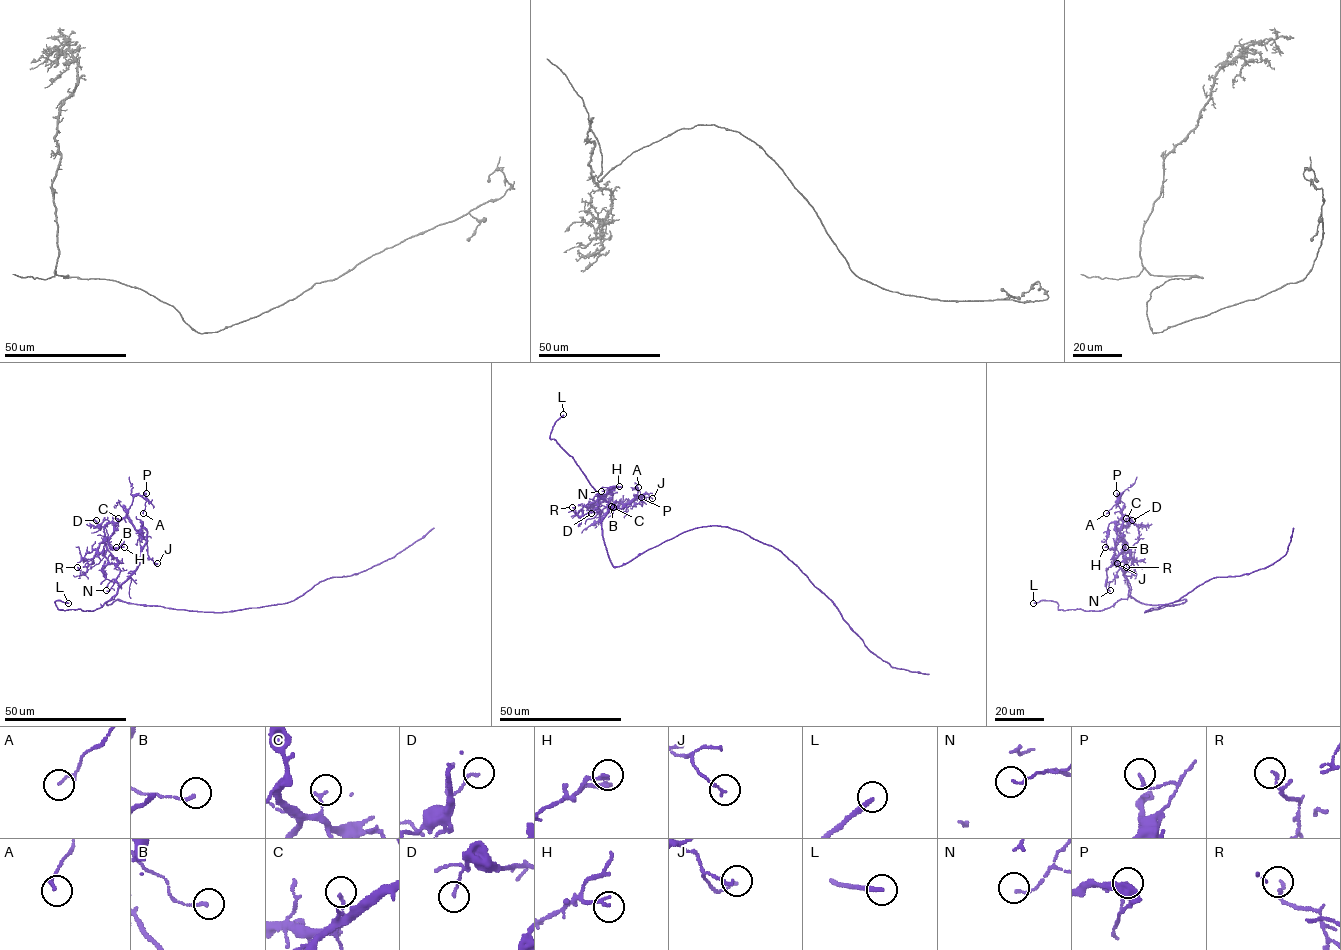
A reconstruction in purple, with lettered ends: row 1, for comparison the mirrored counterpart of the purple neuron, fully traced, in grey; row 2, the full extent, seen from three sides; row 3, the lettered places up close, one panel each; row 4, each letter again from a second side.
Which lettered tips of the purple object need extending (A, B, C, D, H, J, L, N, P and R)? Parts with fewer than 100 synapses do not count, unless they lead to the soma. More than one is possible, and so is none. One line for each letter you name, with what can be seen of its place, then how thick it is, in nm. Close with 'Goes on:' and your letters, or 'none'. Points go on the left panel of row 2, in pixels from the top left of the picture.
L: at (68, 603); 220 nm thick
Goes on: L

